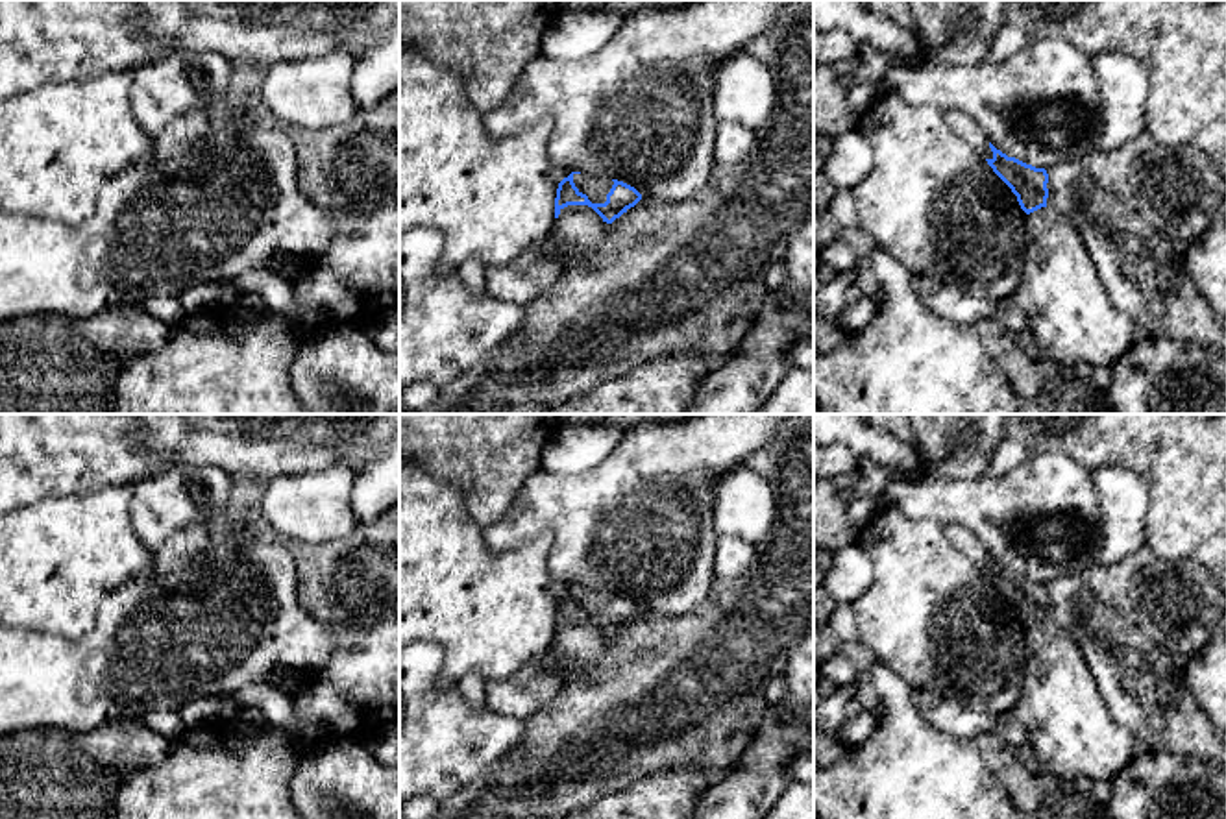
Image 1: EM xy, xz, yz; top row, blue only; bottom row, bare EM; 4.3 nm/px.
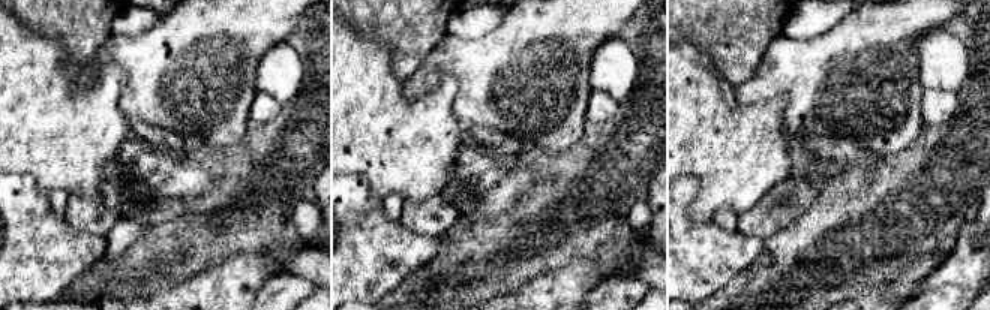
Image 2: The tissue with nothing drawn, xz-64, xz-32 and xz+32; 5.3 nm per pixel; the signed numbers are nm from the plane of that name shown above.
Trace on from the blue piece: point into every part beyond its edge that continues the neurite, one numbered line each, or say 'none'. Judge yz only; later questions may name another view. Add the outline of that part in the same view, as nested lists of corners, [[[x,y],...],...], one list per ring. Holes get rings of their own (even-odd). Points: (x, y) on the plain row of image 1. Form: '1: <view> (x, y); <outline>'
1: yz (964, 538); [[[949,523],[945,525],[945,532],[950,538],[950,542],[965,553],[969,558],[973,558],[986,573],[993,573],[993,566],[989,562],[989,553],[986,545],[976,538],[976,534],[960,523]]]
2: yz (1071, 733); [[[1048,621],[1026,629],[1023,691],[1013,714],[1028,730],[1041,773],[1076,782],[1111,782],[1134,760],[1134,738],[1110,715],[1080,643]]]

